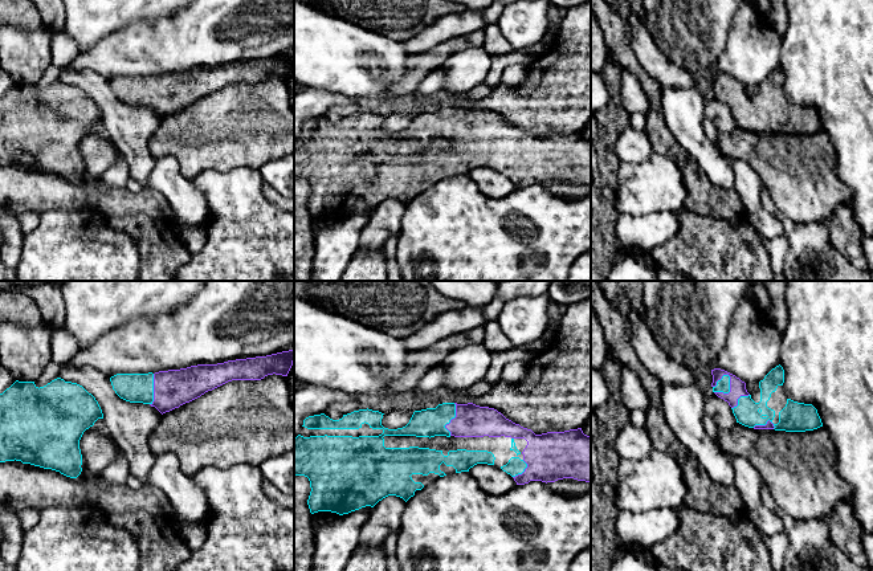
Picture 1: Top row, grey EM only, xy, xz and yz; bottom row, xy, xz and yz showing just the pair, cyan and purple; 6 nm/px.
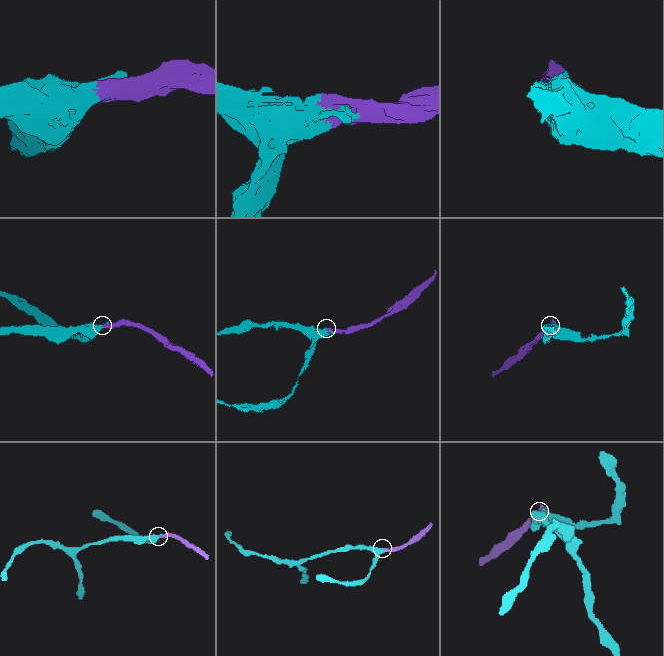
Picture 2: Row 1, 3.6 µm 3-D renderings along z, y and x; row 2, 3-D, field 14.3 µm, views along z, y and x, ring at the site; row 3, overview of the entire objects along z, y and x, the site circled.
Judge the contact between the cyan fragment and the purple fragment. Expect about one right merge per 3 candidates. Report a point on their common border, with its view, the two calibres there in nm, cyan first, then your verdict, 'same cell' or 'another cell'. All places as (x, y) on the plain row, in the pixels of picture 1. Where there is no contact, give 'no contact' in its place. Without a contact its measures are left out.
yz (729, 93) | 80/100 nm | same cell

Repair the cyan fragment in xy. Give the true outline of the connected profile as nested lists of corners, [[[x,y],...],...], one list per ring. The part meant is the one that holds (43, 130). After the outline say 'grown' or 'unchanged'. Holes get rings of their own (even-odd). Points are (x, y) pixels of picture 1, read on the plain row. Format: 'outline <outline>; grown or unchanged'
outline [[[57,81],[38,91],[34,85],[16,83],[0,97],[0,166],[16,163],[23,167],[60,175],[70,182],[77,182],[82,175],[79,143],[83,135],[93,130],[98,122],[103,122],[98,105],[77,86]]]; unchanged

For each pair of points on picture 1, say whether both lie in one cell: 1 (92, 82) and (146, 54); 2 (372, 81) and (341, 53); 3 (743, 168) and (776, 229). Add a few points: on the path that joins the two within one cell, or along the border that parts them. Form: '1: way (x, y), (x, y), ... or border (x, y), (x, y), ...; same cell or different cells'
1: border (80, 68), (88, 68), (109, 81); different cells
2: way (364, 73), (349, 60); same cell
3: way (747, 184), (753, 208), (761, 216); same cell

